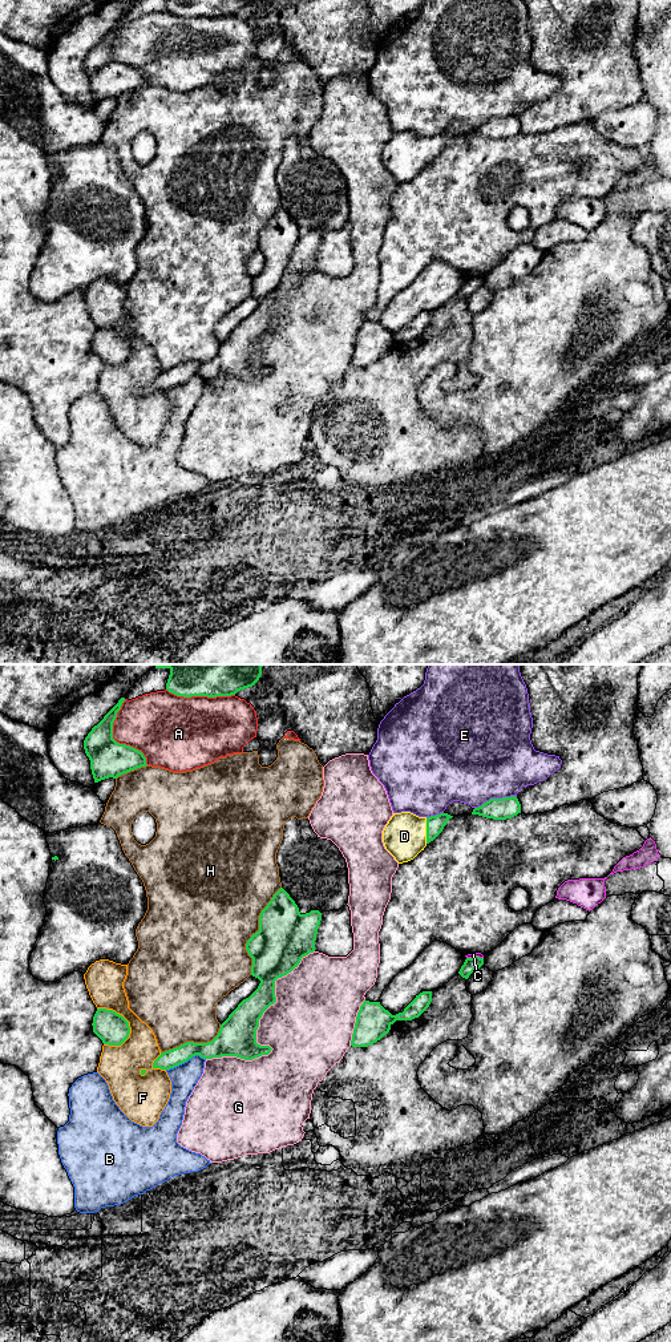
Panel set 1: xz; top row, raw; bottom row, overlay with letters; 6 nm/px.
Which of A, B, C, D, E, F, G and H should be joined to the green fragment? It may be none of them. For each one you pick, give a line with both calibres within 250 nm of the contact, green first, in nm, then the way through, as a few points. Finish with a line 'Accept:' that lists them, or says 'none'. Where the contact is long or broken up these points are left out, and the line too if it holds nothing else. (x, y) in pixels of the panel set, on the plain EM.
D: calibres 110 and 260 nm
Accept: D

